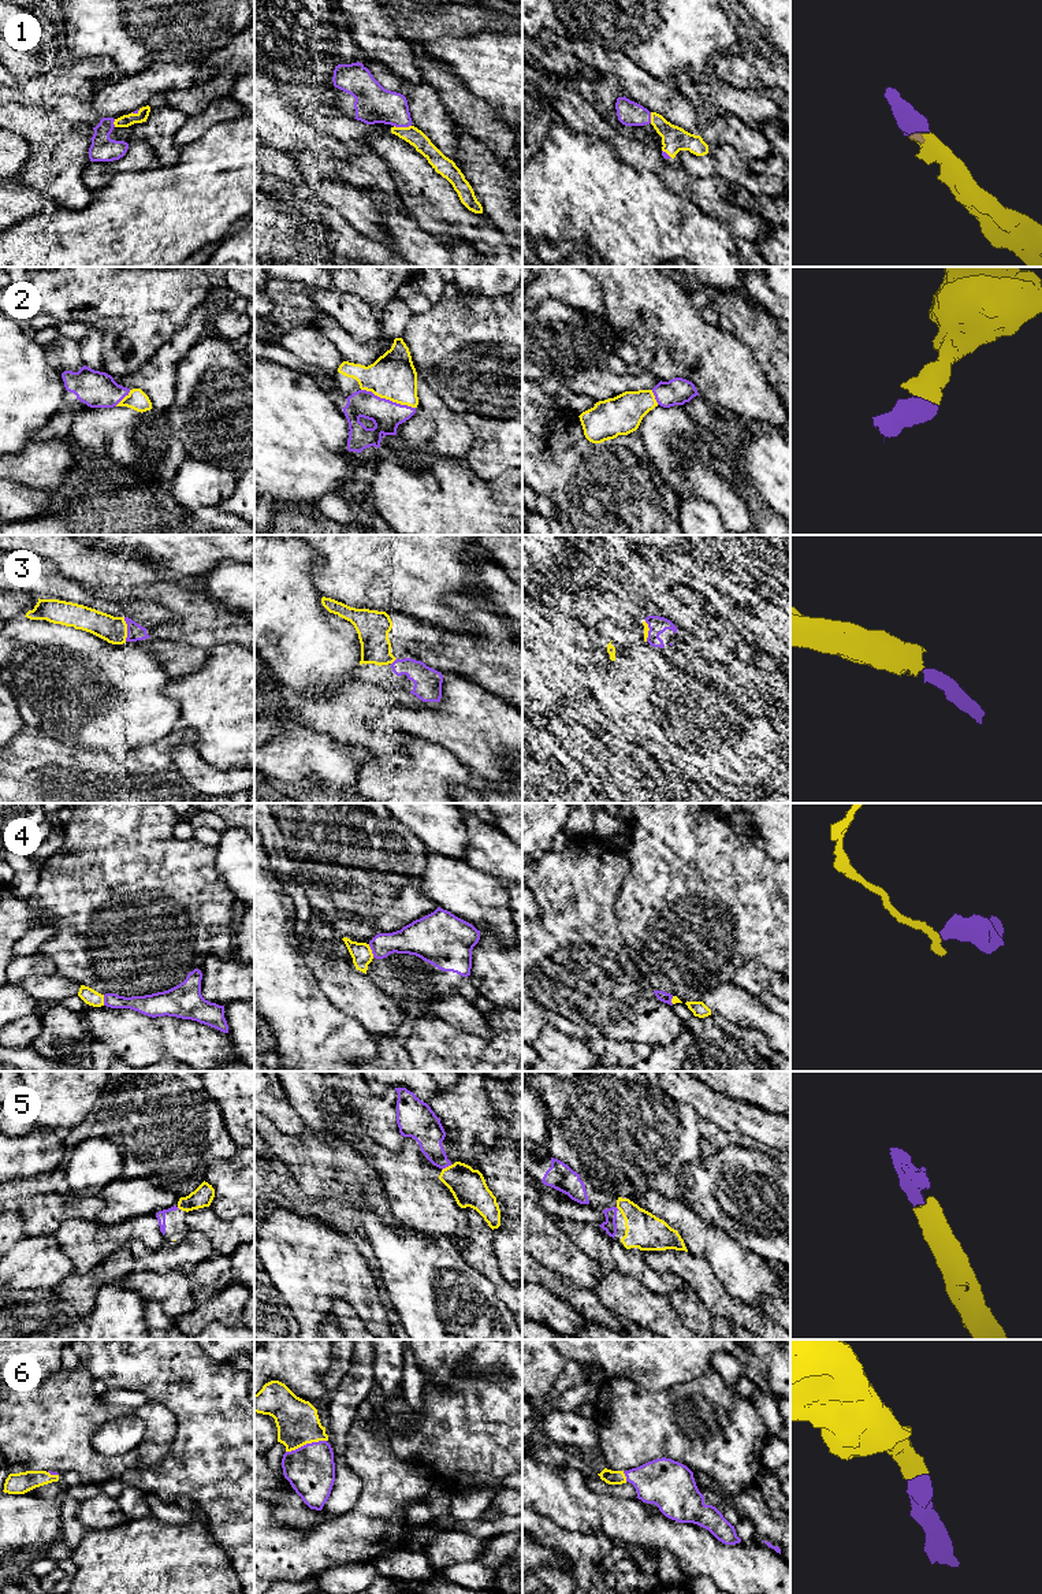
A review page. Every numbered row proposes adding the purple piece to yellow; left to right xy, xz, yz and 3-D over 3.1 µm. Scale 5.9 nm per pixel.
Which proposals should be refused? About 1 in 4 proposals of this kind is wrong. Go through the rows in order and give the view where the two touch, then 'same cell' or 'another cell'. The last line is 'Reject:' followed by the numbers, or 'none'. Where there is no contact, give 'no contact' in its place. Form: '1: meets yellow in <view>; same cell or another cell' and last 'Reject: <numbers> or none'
1: meets yellow in xz; same cell
2: meets yellow in xz; same cell
3: meets yellow in xy; same cell
4: meets yellow in xz; another cell
5: meets yellow in xz; same cell
6: meets yellow in xz; same cell
Reject: 4

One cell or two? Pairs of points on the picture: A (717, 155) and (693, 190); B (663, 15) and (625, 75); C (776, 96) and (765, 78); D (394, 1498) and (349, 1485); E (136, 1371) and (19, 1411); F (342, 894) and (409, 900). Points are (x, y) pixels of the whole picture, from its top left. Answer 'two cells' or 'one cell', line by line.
A: two cells
B: two cells
C: two cells
D: two cells
E: two cells
F: one cell

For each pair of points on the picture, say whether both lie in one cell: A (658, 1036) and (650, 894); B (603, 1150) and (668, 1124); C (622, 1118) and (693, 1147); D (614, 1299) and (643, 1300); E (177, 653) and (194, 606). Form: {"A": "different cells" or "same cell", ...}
{"A": "different cells", "B": "same cell", "C": "same cell", "D": "same cell", "E": "different cells"}

